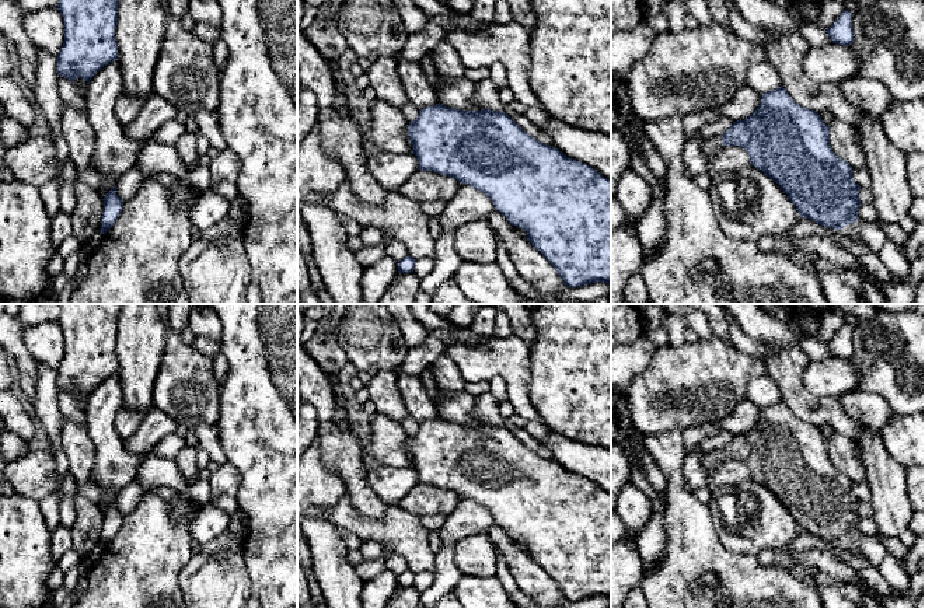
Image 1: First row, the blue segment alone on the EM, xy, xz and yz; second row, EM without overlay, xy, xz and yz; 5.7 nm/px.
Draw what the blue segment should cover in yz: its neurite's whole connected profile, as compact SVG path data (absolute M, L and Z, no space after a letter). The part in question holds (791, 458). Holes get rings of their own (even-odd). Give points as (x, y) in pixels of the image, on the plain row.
M782 399L762 408L754 427L744 434L733 436L722 450L704 451L701 465L706 478L723 460L739 460L746 464L750 478L782 502L800 531L834 544L858 535L861 500L852 492L854 482L832 465L830 440L818 426L796 417Z

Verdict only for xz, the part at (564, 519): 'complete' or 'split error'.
complete

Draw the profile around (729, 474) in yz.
M723 460L708 476L708 488L713 490L736 490L739 485L750 479L750 471L739 460Z

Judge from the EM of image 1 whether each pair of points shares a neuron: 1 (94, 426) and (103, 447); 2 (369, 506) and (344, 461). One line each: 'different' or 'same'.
1: same
2: same

